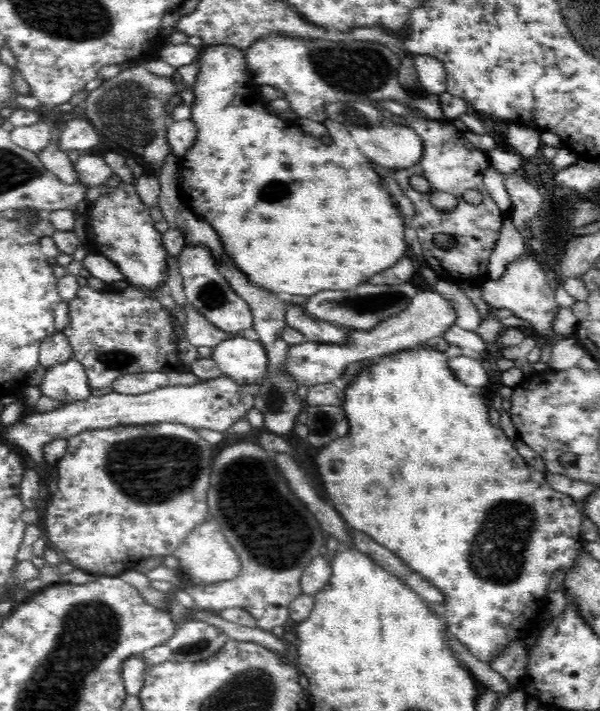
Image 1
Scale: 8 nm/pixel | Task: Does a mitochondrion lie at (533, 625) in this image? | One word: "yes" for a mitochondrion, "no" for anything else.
no

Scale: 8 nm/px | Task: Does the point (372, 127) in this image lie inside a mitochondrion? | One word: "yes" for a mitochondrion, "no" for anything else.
yes

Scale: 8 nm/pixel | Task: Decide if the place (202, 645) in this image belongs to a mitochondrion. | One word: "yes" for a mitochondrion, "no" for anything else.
yes

